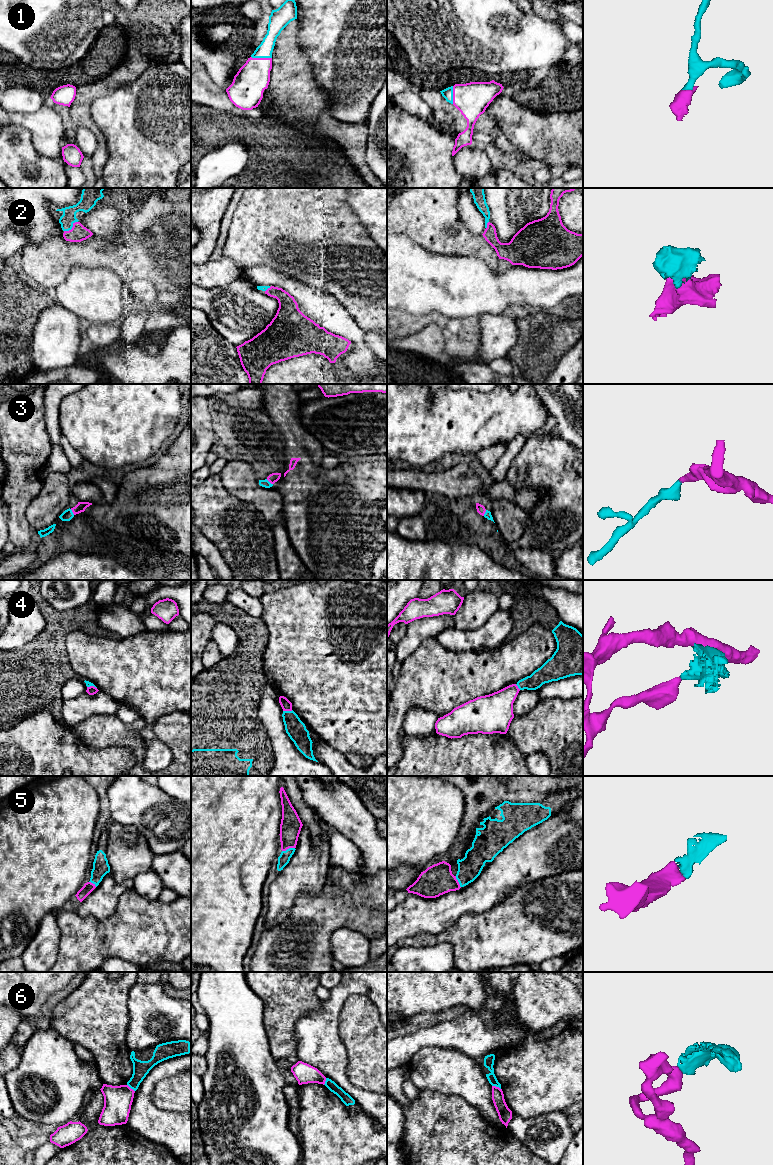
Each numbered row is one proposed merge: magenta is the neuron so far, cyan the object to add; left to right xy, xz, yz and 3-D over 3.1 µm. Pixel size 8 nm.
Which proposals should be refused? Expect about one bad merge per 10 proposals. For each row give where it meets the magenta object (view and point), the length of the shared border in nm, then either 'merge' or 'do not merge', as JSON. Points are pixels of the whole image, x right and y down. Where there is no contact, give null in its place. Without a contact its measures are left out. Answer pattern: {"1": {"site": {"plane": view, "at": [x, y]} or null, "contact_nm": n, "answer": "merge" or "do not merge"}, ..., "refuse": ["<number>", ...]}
{"1": {"site": {"plane": "xz", "at": [261, 58]}, "contact_nm": 170, "answer": "merge"}, "2": {"site": {"plane": "xy", "at": [72, 228]}, "contact_nm": 140, "answer": "merge"}, "3": {"site": {"plane": "xz", "at": [269, 481]}, "contact_nm": 70, "answer": "merge"}, "4": {"site": {"plane": "xz", "at": [287, 710]}, "contact_nm": 80, "answer": "do not merge"}, "5": {"site": {"plane": "xz", "at": [288, 848]}, "contact_nm": 110, "answer": "merge"}, "6": {"site": {"plane": "yz", "at": [495, 1086]}, "contact_nm": 80, "answer": "do not merge"}, "refuse": ["4", "6"]}

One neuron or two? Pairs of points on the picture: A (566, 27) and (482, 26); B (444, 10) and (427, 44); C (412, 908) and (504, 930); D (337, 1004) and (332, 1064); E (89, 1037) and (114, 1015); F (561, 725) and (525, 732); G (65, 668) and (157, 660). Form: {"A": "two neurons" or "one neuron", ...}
{"A": "two neurons", "B": "two neurons", "C": "two neurons", "D": "one neuron", "E": "one neuron", "F": "one neuron", "G": "two neurons"}

